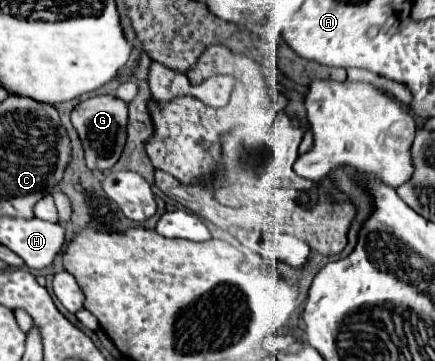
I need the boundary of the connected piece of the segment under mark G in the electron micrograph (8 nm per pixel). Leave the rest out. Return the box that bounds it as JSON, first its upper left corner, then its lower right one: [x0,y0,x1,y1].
[71,95,127,171]

